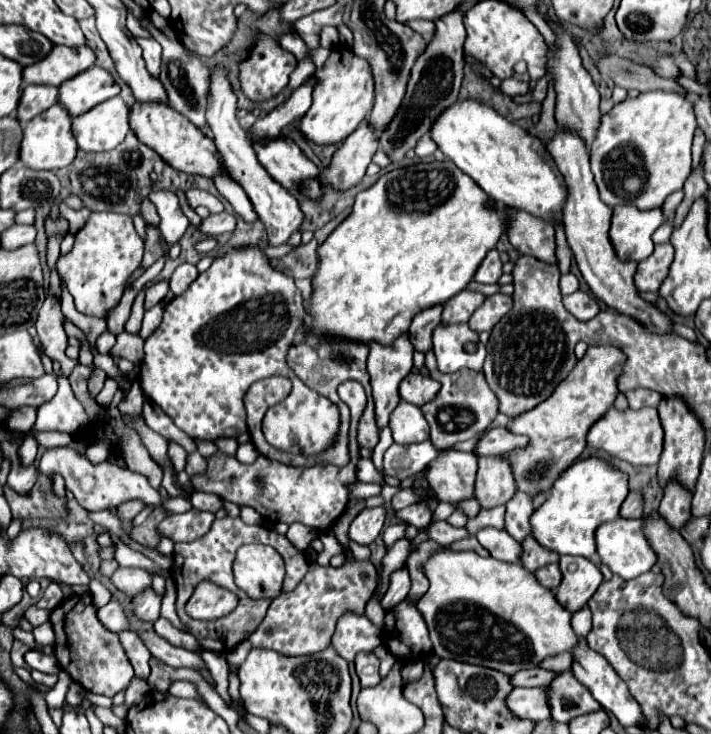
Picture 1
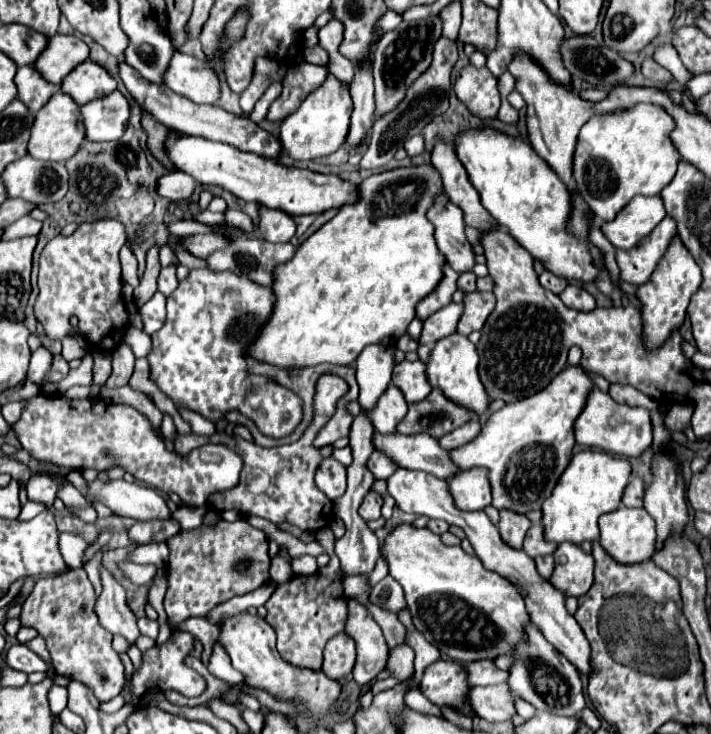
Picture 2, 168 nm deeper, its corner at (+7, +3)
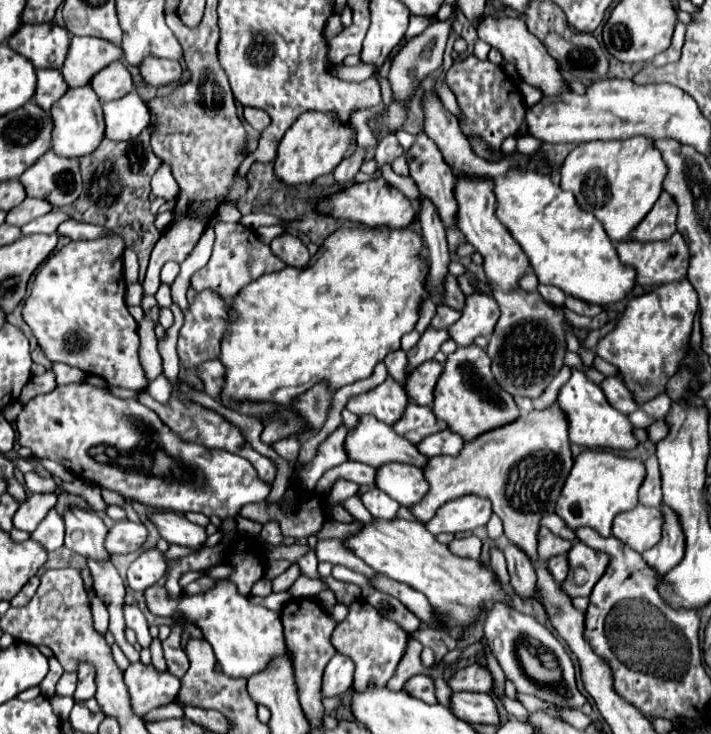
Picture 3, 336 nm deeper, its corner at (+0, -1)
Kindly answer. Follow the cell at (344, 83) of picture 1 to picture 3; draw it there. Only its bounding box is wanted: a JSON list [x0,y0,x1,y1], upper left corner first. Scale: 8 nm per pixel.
[275,112,353,186]

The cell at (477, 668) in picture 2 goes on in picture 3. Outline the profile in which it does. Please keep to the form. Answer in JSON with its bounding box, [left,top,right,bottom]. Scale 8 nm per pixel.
[449,662,493,692]

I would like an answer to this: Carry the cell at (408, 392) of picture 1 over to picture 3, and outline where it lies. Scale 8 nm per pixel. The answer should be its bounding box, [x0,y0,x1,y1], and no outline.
[405,360,443,406]

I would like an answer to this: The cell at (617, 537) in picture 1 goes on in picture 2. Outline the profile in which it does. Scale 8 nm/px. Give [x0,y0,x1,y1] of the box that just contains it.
[600,508,654,564]

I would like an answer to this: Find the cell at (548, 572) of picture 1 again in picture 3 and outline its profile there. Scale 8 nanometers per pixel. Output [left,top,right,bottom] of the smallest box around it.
[547,556,567,582]

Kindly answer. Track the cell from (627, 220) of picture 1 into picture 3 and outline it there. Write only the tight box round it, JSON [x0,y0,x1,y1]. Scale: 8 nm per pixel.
[629,192,677,242]

